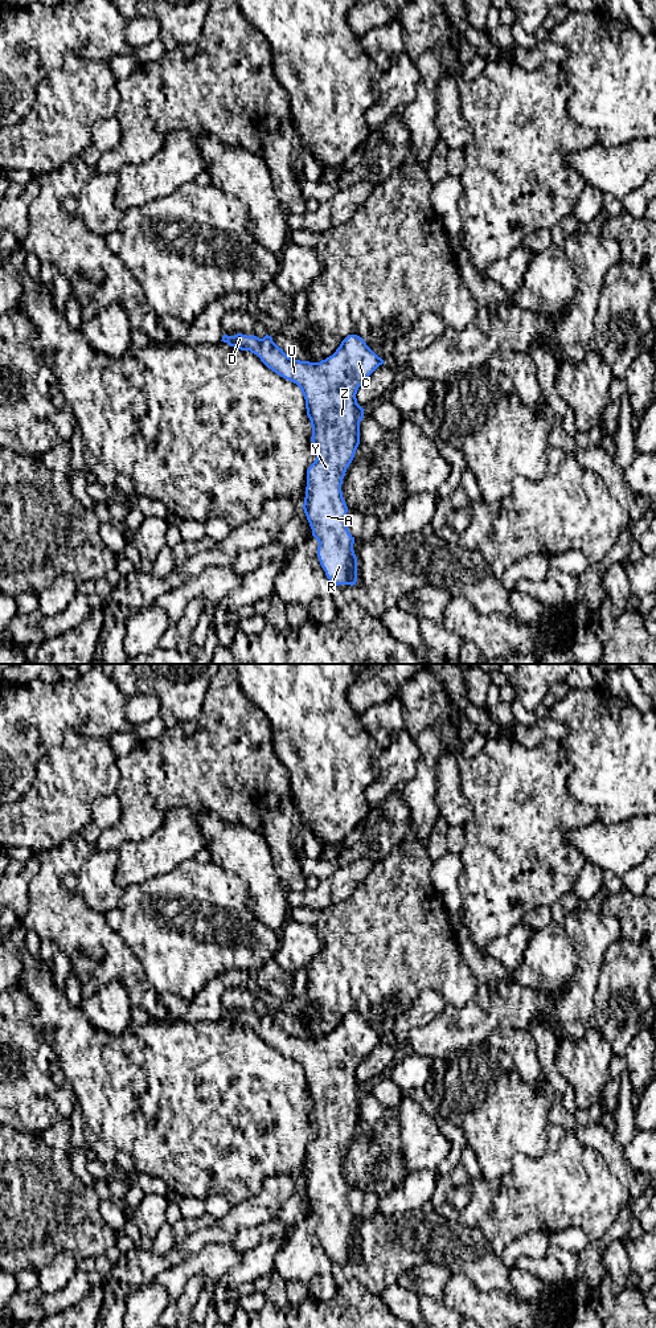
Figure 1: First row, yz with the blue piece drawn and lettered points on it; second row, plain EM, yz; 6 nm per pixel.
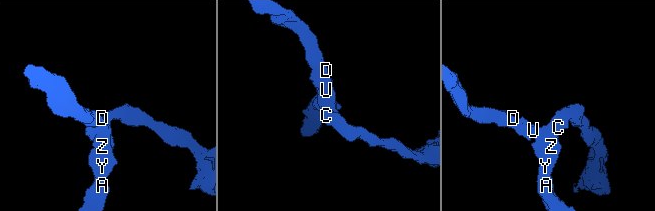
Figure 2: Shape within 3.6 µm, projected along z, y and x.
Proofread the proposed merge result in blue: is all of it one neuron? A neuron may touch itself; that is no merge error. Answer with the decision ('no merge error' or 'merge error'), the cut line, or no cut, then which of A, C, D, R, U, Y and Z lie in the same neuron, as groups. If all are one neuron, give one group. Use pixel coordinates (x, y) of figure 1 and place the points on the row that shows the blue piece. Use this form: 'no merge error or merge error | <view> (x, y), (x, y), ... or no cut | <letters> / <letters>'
no merge error | no cut | A C D R U Y Z

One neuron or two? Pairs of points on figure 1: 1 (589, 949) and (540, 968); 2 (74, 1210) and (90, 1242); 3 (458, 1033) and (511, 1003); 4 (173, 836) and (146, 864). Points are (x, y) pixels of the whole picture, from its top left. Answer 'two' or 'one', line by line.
1: two
2: one
3: one
4: one

